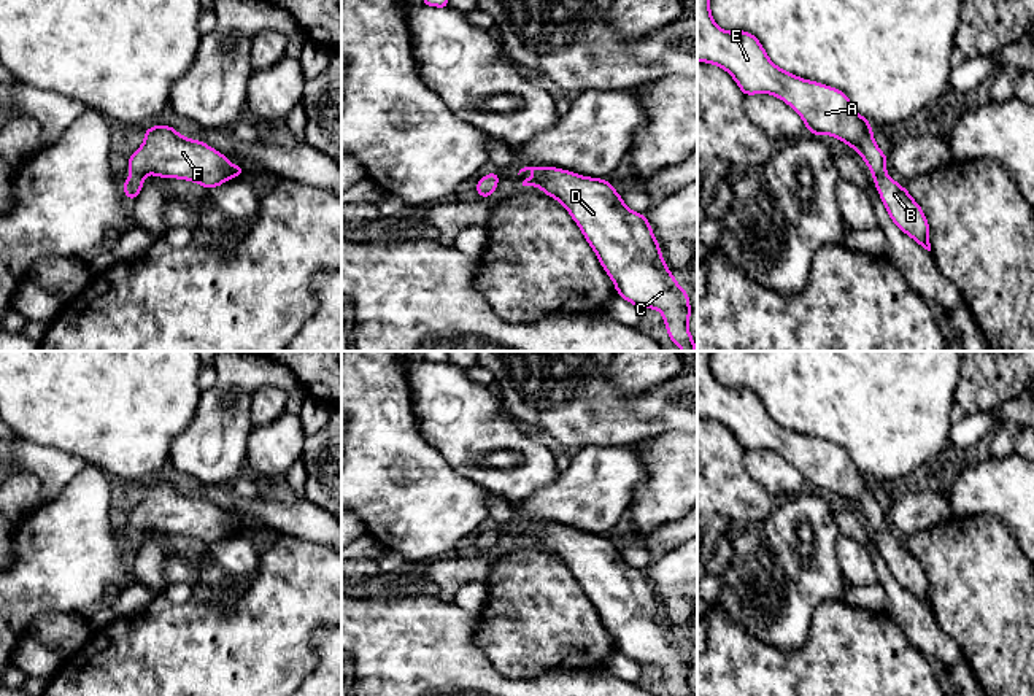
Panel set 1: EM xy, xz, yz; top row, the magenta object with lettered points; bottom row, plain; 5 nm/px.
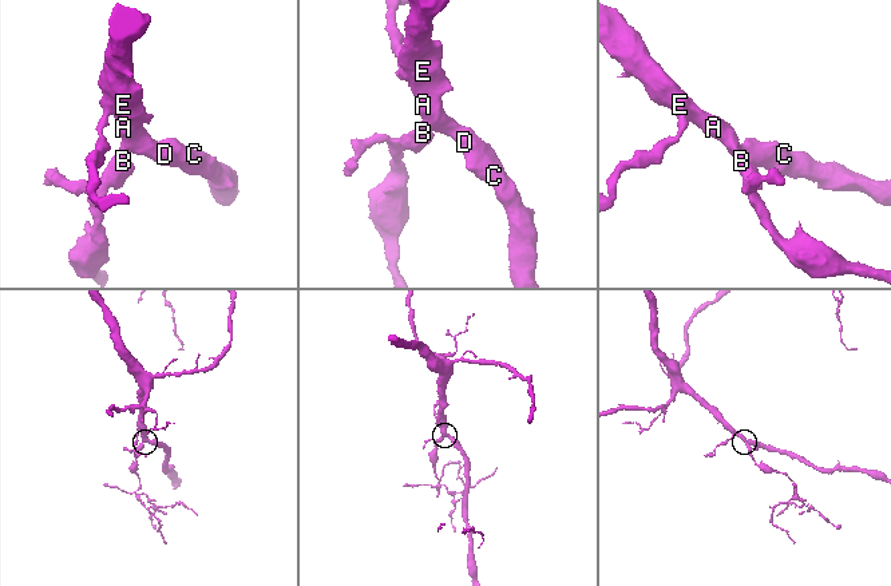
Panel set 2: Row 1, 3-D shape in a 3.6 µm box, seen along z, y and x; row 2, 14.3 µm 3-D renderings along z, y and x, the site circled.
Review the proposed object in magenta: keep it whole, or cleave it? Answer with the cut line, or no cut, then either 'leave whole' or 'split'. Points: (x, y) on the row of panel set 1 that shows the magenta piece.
no cut; leave whole

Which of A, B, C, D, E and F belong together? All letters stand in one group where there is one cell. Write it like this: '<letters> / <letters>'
A B C D E F

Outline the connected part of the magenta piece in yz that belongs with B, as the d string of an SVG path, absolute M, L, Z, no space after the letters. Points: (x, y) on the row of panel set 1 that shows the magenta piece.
M697 0L697 60L724 68L743 95L772 94L786 102L818 137L832 135L855 148L869 165L893 222L931 251L929 224L905 188L886 175L886 154L864 119L839 89L807 81L778 68L750 32L721 30L710 14L710 0Z

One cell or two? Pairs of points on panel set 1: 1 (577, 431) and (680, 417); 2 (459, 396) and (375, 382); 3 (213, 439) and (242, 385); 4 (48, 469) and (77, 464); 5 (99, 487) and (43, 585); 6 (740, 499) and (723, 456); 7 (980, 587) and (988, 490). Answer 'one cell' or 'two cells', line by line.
1: one cell
2: two cells
3: one cell
4: one cell
5: one cell
6: one cell
7: two cells

